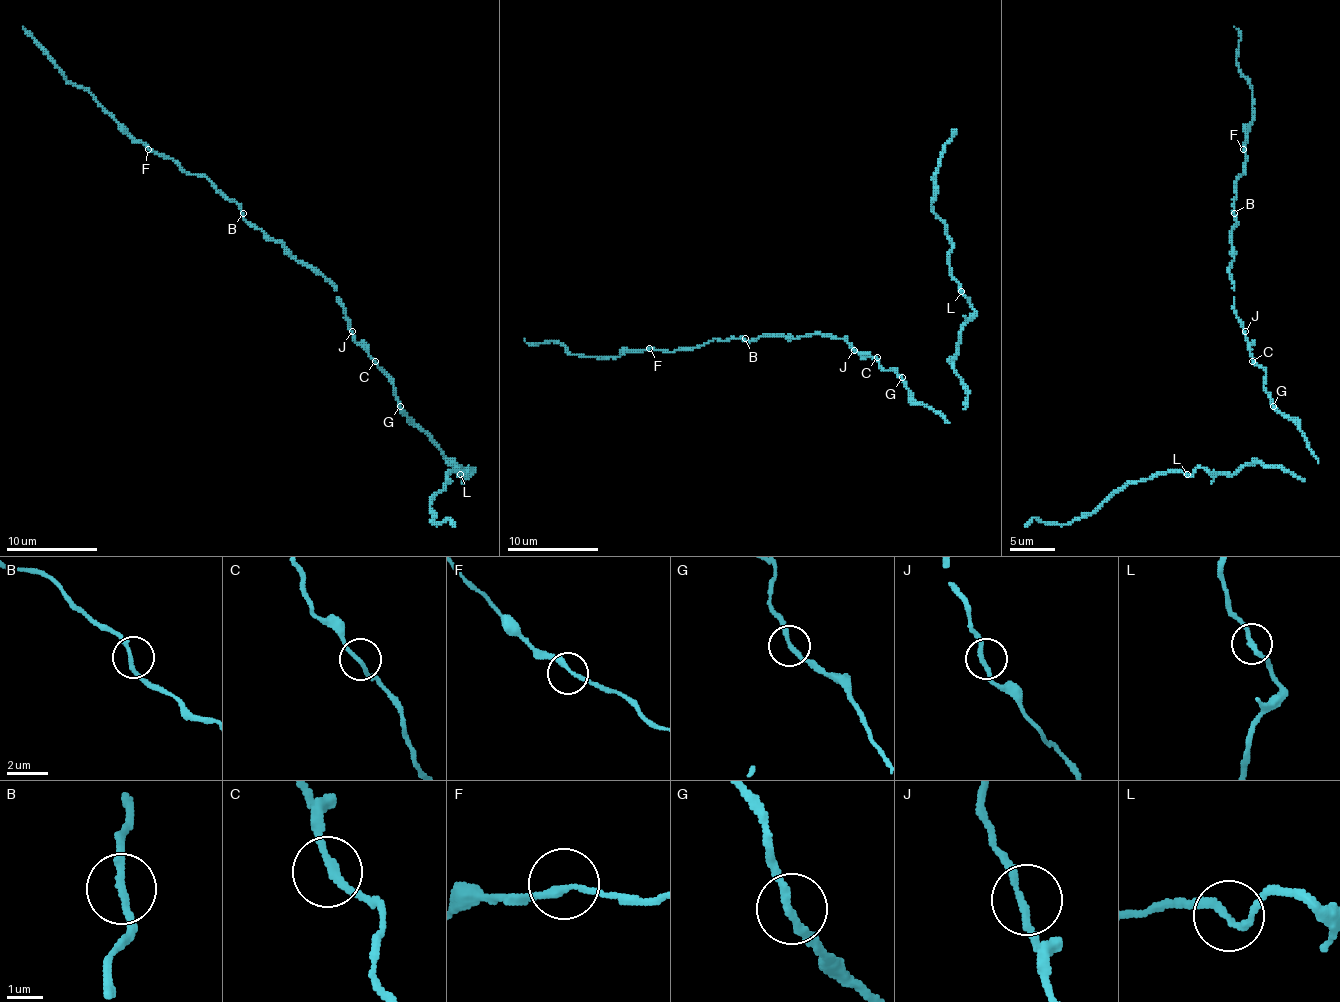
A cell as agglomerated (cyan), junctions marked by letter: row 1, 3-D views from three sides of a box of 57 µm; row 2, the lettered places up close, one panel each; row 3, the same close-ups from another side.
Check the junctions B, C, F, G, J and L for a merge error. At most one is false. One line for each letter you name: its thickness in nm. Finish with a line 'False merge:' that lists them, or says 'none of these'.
False merge: none of these

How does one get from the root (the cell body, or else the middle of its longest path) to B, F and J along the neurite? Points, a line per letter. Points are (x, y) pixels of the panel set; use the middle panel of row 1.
B: (874, 359), (854, 350), (845, 338), (822, 334), (797, 338), (745, 338)
F: (874, 359), (845, 338), (822, 334), (713, 338), (672, 352), (649, 348)
J: (874, 359), (854, 350)

